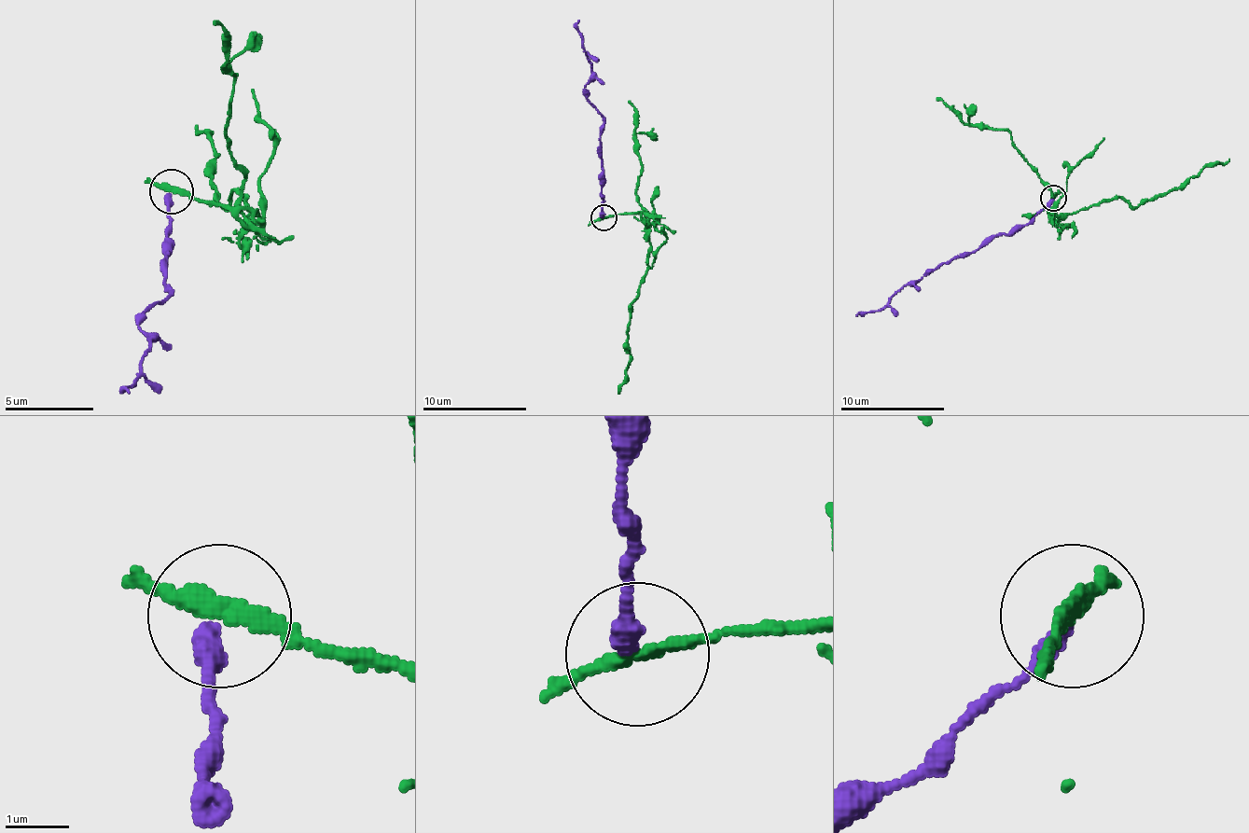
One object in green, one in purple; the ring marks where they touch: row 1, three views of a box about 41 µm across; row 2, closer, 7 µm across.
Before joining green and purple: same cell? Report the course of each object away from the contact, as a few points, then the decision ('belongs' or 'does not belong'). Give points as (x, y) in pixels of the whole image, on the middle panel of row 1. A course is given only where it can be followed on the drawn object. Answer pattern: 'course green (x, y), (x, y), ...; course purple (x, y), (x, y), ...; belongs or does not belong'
course green (603, 218), (642, 213), (650, 244), (645, 281), (631, 310), (627, 346), (629, 367), (618, 393); course purple (603, 218), (601, 189), (603, 117), (585, 89), (590, 80), (590, 60), (582, 47), (579, 20); does not belong

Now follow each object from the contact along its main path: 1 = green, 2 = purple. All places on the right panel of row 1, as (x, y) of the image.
1: (1054, 198), (1048, 214), (1080, 211), (1117, 198), (1132, 206), (1145, 203), (1228, 159)
2: (1054, 198), (1025, 224), (1007, 234), (992, 234), (976, 250), (952, 258), (924, 273), (882, 308), (856, 315)

